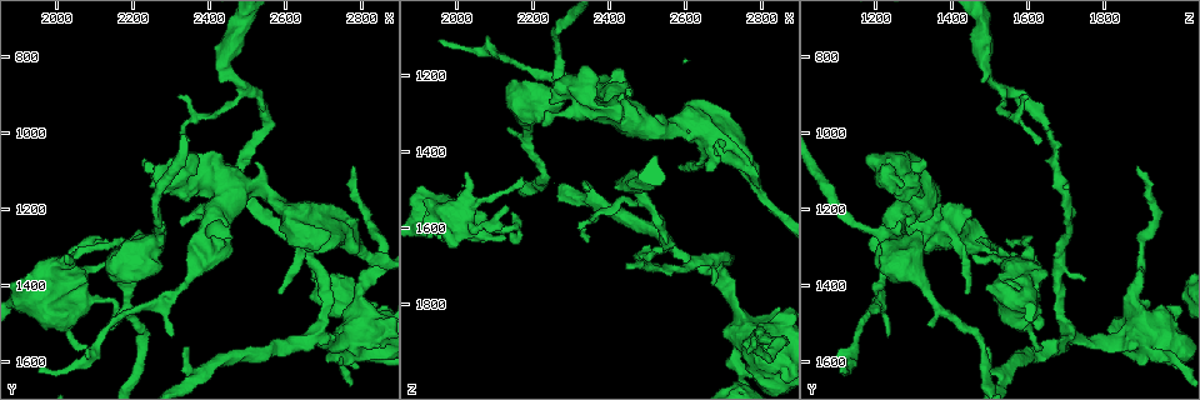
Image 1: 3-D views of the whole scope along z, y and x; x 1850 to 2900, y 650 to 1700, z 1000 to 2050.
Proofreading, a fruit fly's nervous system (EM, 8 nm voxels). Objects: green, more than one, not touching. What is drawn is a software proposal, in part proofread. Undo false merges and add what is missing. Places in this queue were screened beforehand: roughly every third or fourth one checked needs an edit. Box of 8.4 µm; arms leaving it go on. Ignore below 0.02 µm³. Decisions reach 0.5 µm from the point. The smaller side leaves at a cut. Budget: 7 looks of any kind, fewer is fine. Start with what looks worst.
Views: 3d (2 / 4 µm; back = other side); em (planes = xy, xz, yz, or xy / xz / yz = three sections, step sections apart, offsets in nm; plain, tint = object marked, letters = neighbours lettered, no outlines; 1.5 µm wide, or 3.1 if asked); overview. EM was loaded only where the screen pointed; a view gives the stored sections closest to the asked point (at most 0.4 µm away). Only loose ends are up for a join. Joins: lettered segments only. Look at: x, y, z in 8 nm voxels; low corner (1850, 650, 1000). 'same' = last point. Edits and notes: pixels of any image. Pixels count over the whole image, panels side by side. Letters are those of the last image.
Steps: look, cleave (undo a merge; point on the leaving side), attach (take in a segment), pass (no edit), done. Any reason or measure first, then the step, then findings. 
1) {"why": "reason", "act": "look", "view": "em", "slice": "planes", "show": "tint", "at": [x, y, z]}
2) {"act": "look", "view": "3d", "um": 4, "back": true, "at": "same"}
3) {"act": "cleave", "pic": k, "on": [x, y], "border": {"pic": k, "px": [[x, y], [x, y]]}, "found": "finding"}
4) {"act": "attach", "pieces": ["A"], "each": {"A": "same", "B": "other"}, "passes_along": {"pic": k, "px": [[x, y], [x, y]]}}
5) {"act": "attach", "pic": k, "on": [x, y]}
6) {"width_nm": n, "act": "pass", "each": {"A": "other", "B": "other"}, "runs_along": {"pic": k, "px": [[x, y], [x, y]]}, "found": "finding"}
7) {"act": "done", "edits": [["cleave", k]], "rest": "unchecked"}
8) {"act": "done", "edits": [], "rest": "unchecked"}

{"why": "long arm stops here", "act": "look", "view": "em", "slice": "planes", "show": "letters", "at": [2780, 1085, 1885]}

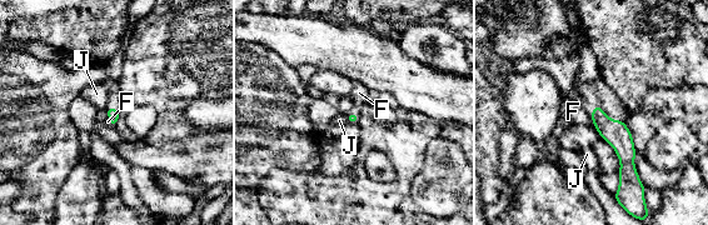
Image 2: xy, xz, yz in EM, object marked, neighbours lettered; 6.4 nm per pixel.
{"act": "pass", "each": {"F": "other", "J": "other"}, "border": {"pic": 2, "px": [[345, 115], [347, 120]]}, "found": "none of them fits"}

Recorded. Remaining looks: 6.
{"why": "branch stops here", "act": "look", "view": "em", "slice": "xz", "step": 8, "show": "tint", "at": [1950, 1630, 1110]}

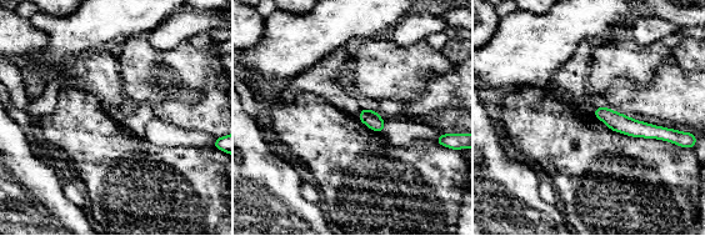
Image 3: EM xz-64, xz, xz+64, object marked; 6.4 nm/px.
{"act": "look", "view": "em", "slice": "planes", "show": "letters", "at": "same"}

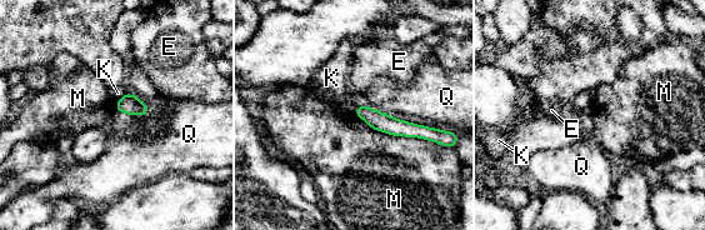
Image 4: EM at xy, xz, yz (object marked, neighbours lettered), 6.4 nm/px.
{"width_nm": 120, "longest_contact_nm": ["M", 550], "act": "pass", "each": {"E": "other", "K": "other", "M": "other", "Q": "other"}, "found": "none of them fits"}

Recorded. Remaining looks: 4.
{"act": "look", "view": "em", "slice": "planes", "show": "letters", "at": [2025, 1330, 1460]}

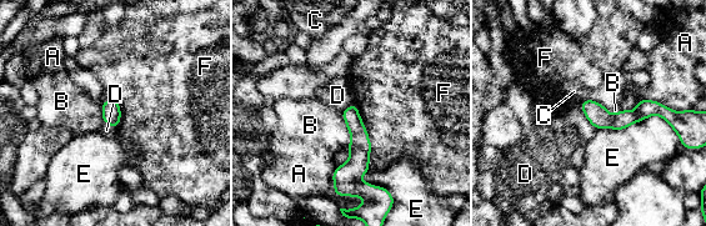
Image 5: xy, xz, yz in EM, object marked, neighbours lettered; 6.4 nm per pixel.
{"width_nm": 110, "act": "pass", "each": {"A": "other", "B": "other", "C": "other", "D": "other", "E": "other", "F": "other"}, "runs_along": {"pic": 5, "px": [[584, 104], [601, 119], [666, 111]]}, "found": "none of them fits"}

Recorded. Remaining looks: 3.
{"act": "done", "edits": [], "rest": "unchecked"}

